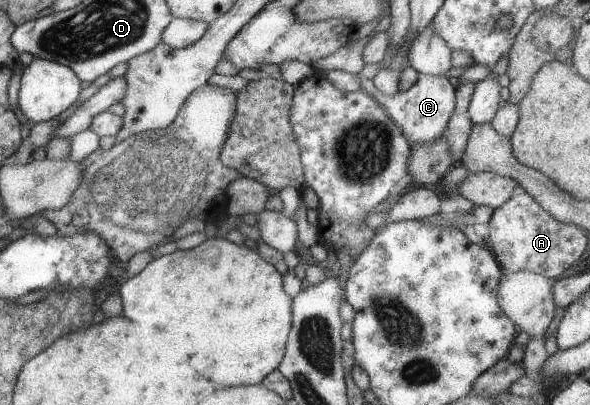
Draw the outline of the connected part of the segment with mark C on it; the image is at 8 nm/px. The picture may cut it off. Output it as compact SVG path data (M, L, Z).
M418 74L411 87L404 93L393 96L382 94L378 91L371 80L359 75L360 88L370 97L374 97L380 105L383 105L388 115L394 119L394 123L407 135L410 145L424 145L440 137L445 130L448 118L455 104L455 87L453 87L444 76L432 76Z

